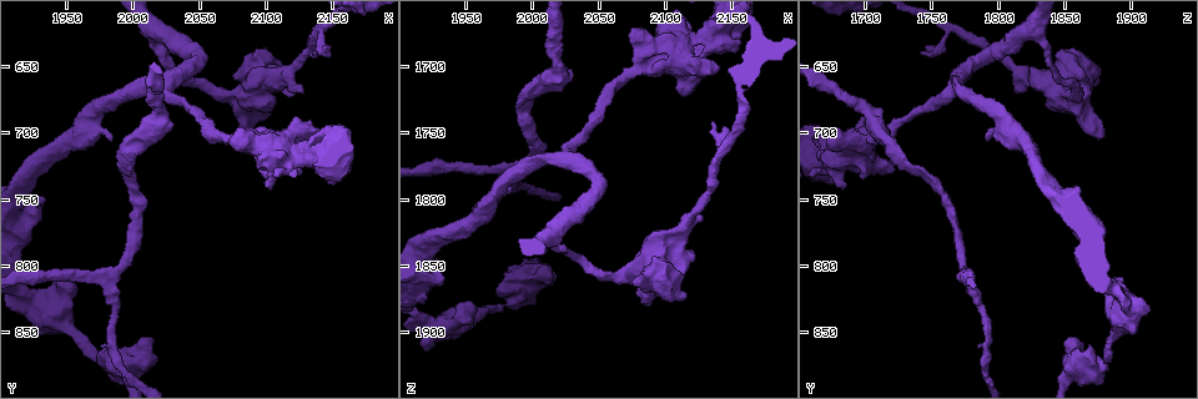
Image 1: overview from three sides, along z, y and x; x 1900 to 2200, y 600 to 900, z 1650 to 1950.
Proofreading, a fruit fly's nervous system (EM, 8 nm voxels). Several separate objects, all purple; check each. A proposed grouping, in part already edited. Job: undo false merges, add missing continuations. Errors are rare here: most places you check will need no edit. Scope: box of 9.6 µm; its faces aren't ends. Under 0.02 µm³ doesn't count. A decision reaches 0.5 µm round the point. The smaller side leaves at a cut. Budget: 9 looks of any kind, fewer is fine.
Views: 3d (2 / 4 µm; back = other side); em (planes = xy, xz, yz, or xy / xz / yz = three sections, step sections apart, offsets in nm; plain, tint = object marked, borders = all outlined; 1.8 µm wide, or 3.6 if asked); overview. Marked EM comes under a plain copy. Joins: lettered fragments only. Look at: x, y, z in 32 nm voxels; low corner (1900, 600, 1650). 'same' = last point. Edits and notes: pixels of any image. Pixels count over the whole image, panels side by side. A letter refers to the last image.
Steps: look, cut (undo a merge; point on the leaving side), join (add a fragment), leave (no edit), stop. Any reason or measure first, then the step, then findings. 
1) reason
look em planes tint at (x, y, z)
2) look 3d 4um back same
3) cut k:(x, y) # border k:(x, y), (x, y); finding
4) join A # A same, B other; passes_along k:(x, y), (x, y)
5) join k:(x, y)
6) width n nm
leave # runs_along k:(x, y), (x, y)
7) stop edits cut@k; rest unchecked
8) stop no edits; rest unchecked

look 3d 4um at (2050, 642, 1788)

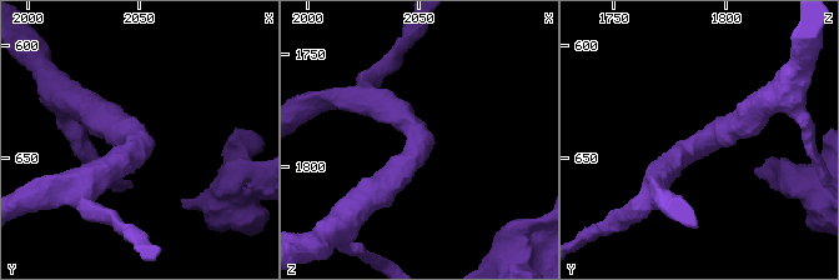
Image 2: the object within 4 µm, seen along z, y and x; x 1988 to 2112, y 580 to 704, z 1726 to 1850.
arm_widths 380, 420 nm; now the EM
look em yz step 4 borders at (2050, 644, 1788)

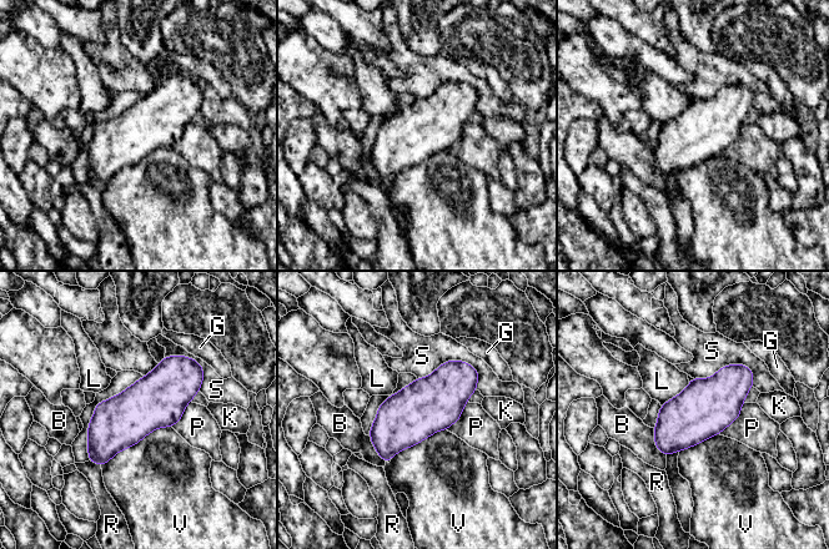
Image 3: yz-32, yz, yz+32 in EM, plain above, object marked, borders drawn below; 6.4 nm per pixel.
leave # B other, G other, K other, L other, P other, R other, S other, V other; border 3:(171, 426), (152, 429), (101, 466); one neuron here

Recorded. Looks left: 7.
a fork
look em xz step 8 tint at (1966, 694, 1806)

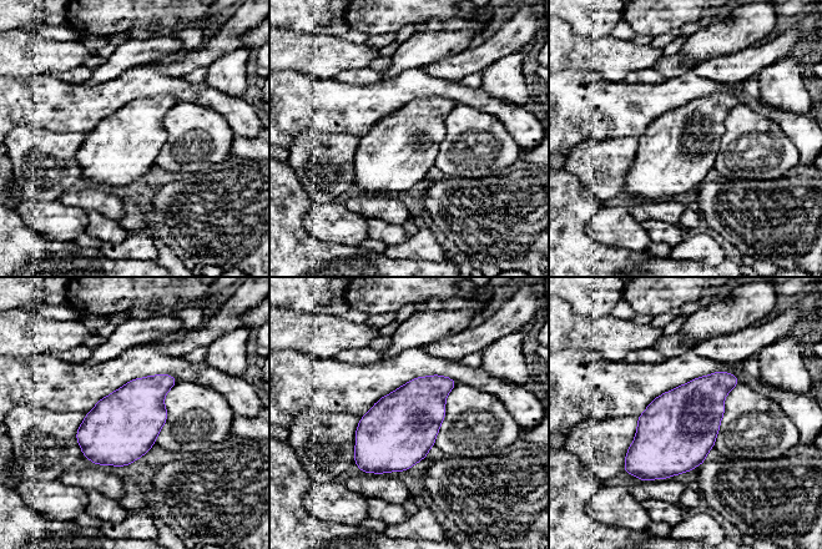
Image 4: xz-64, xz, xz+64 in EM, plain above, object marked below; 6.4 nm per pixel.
another direction
look em xy step 4 borders same

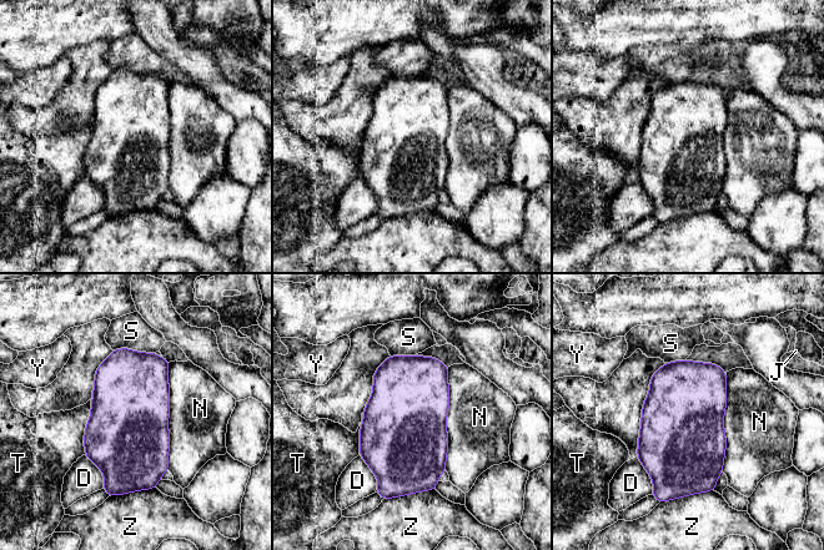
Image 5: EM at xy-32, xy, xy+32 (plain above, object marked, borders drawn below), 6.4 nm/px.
longest_contact N 700 nm
leave # D other, J other, N other, S other, T other, Y other, Z other; border 5:(93, 398), (85, 428), (84, 454); continuous, no second neuron

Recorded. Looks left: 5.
narrows sharply
look em planes borders at (1994, 726, 1732)

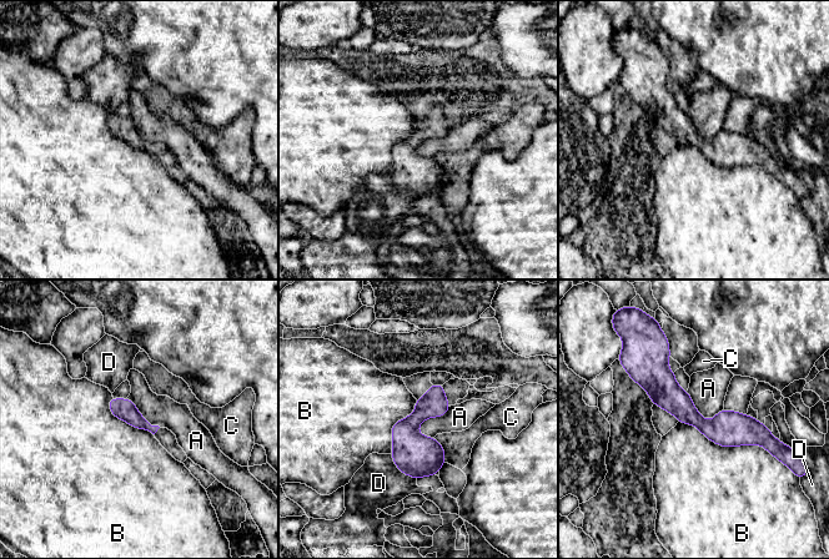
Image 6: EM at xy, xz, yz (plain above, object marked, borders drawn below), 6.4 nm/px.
width 140 nm
leave # A other, B other, C other, D other; continuous, no second neuron

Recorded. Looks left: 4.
three-way junction
look 3d 4um at (1928, 828, 1898)

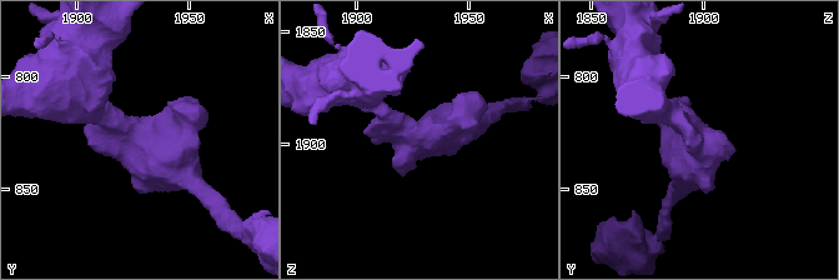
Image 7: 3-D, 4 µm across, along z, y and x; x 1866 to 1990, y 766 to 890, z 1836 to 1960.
need the tissue
look em 3.6um planes borders at (1929, 827, 1896)

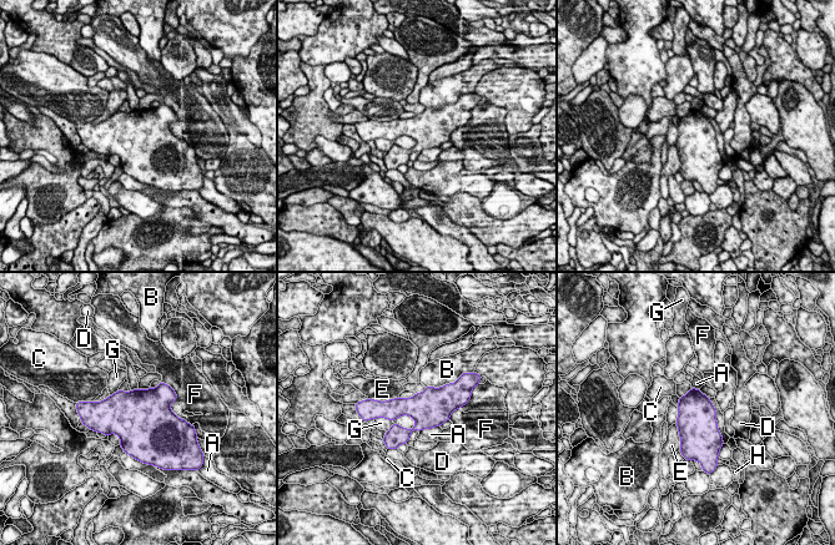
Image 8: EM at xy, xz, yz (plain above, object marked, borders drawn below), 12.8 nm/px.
longest_contact H 650 nm
leave # A other, B other, C other, D other, E other, F other, G other, H other; border 8:(707, 397), (724, 443); all the same neuron

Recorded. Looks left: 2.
stop no edits; rest unchecked

